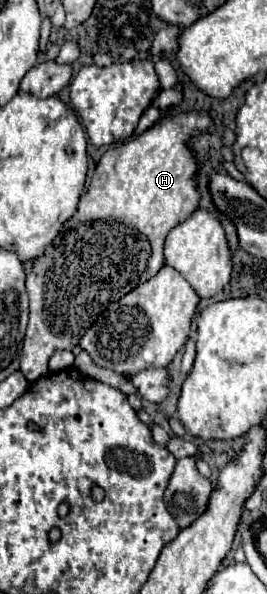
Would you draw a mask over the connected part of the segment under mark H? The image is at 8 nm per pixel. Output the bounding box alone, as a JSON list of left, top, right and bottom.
[20,114,214,382]

